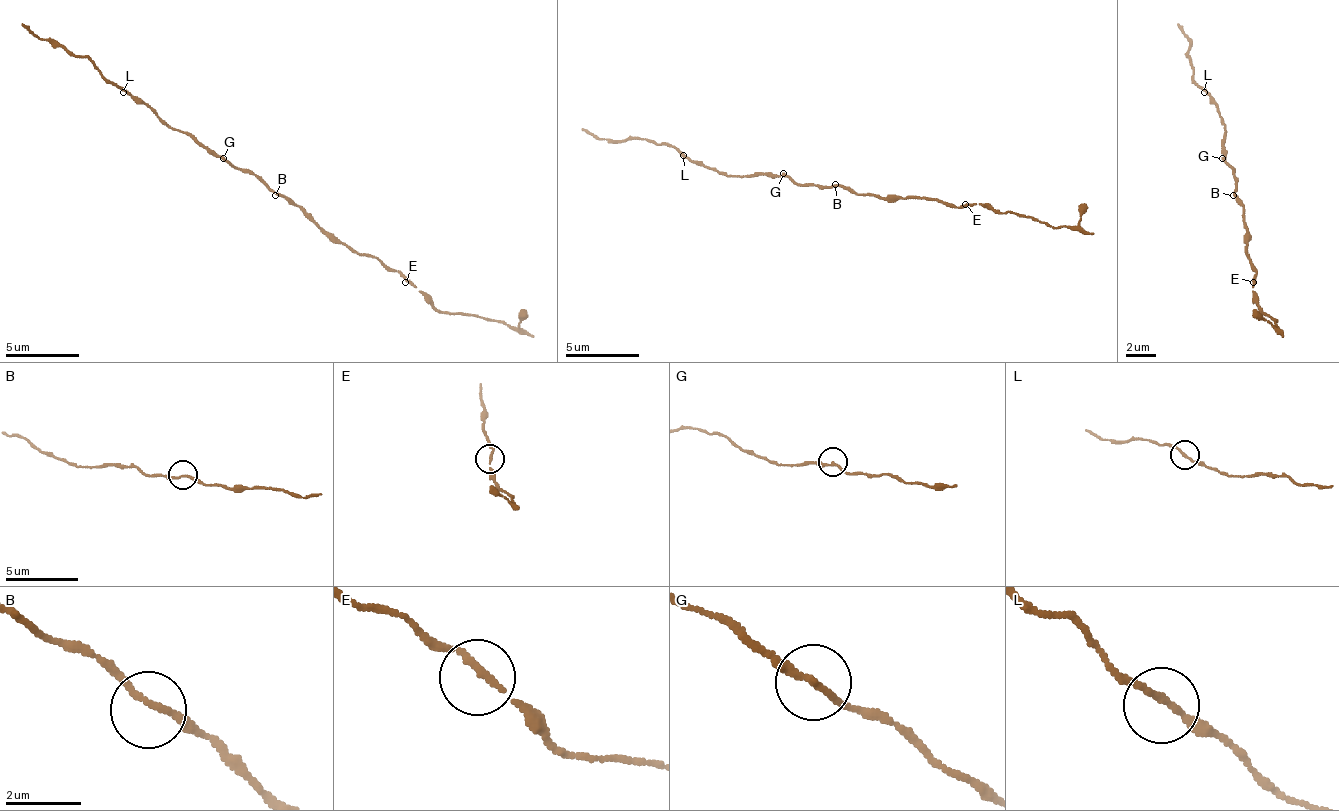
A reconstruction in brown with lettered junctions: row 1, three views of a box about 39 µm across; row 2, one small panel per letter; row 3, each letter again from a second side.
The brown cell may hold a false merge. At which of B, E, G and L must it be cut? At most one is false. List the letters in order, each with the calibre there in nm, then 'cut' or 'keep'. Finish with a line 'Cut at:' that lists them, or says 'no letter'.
B: 160 nm | keep
E: 150 nm | keep
G: 170 nm | keep
L: 150 nm | keep
Cut at: no letter

